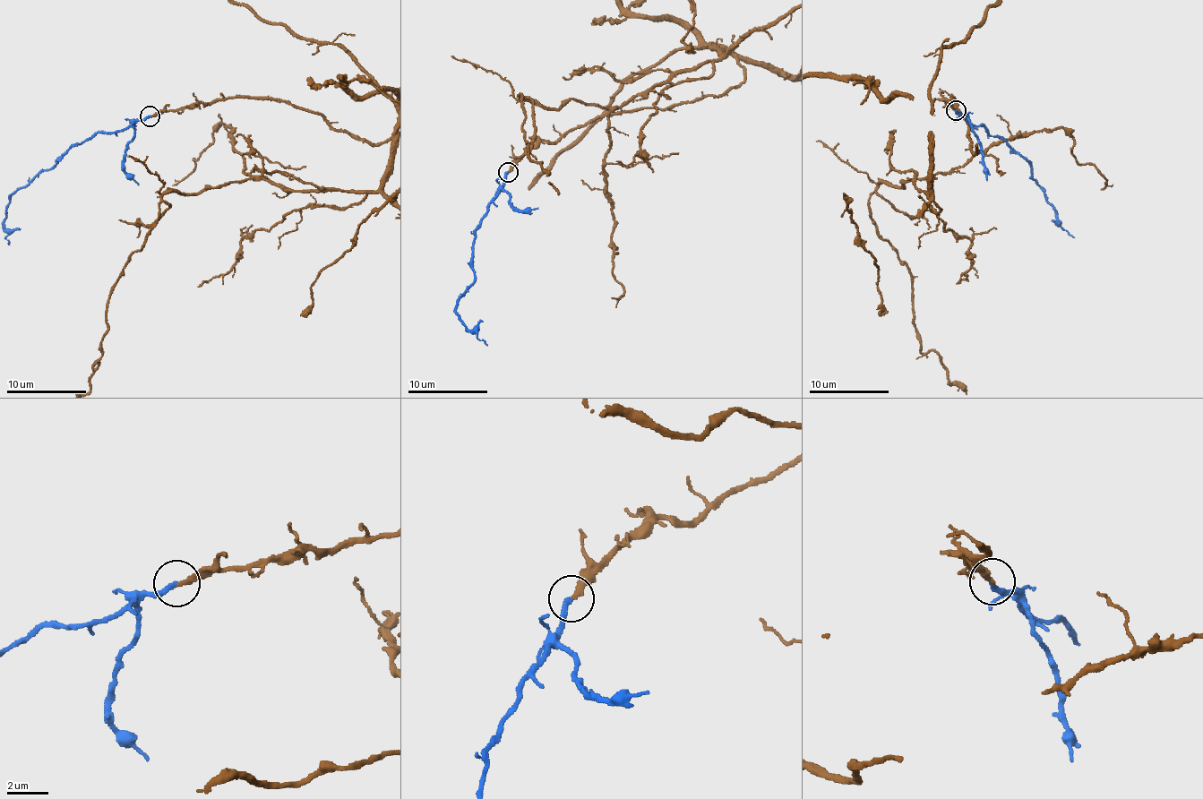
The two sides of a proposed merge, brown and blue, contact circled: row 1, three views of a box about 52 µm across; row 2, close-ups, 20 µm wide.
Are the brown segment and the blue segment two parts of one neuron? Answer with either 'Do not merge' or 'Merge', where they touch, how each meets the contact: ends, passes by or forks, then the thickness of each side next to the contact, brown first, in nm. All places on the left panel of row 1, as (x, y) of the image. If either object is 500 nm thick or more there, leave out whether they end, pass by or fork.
Merge. Place: (150, 116). At the ring brown ends. At the ring blue ends. Thickness 240 nm (brown) against 260 nm

